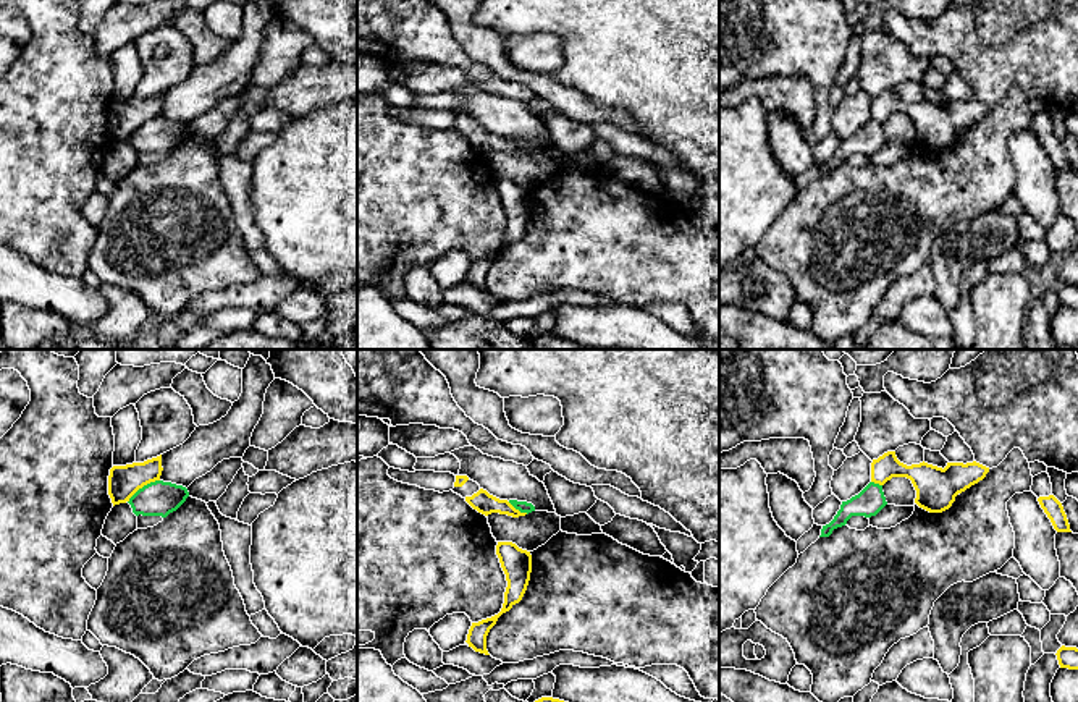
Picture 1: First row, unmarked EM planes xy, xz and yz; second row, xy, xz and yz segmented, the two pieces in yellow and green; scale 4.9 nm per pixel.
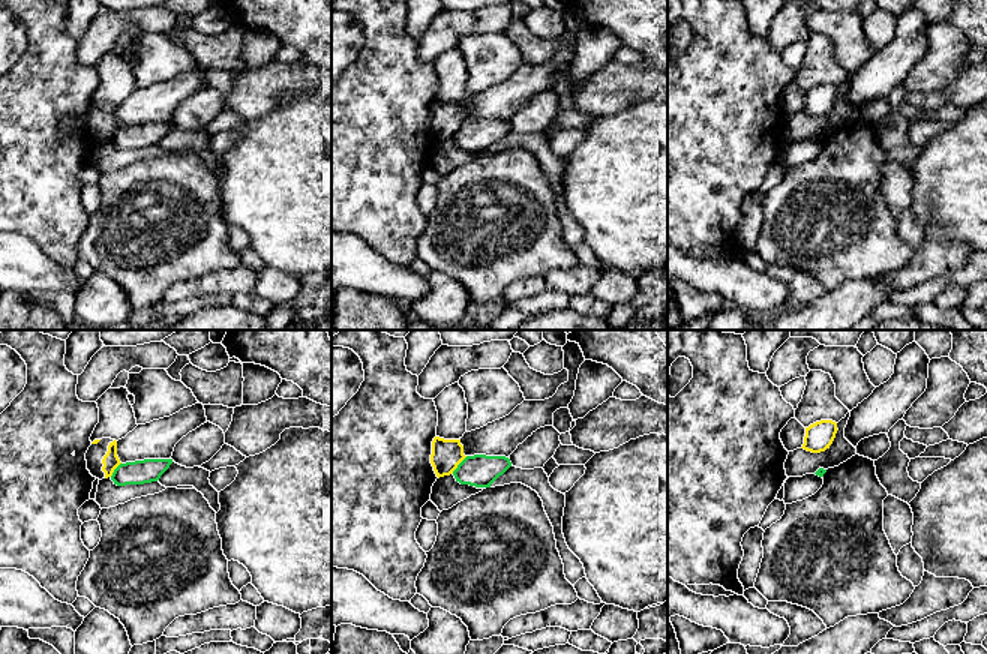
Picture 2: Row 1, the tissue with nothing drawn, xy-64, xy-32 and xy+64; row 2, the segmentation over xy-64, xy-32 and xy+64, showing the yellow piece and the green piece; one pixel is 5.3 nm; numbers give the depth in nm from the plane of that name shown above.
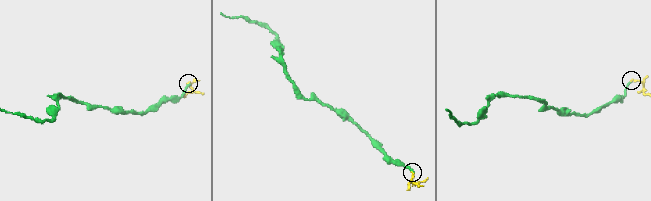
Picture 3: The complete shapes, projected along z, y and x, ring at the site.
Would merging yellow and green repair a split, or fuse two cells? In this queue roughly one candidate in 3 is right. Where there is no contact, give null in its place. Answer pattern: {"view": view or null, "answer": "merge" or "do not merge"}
{"view": "xy", "answer": "do not merge"}

